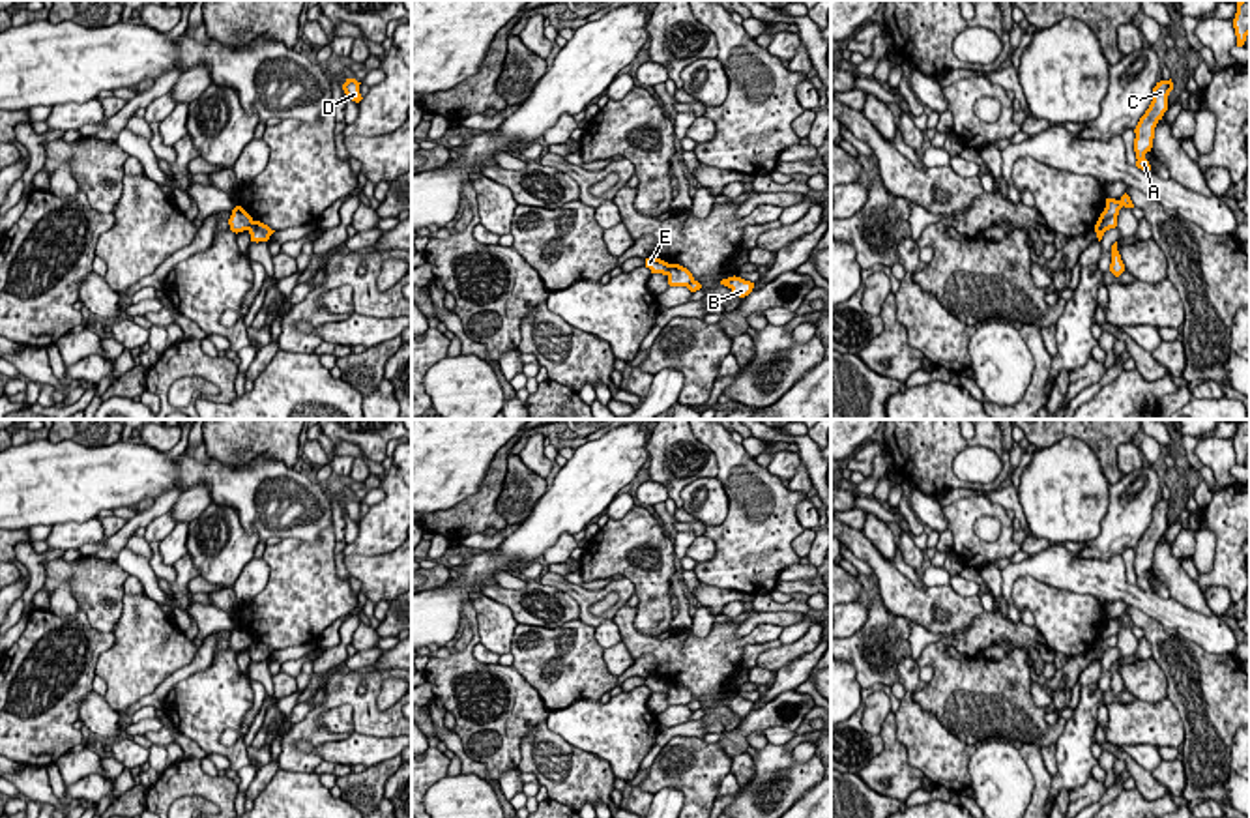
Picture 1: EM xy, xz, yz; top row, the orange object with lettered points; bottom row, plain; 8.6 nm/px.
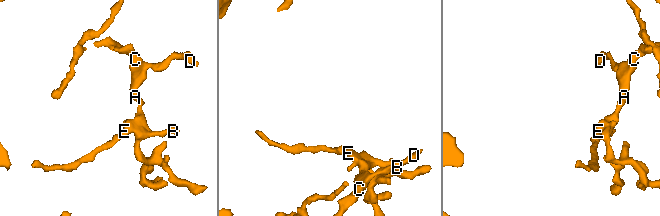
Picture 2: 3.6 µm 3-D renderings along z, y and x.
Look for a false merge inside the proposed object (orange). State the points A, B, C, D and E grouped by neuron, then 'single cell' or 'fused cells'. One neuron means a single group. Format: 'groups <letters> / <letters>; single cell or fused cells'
groups A C D E / B; fused cells

